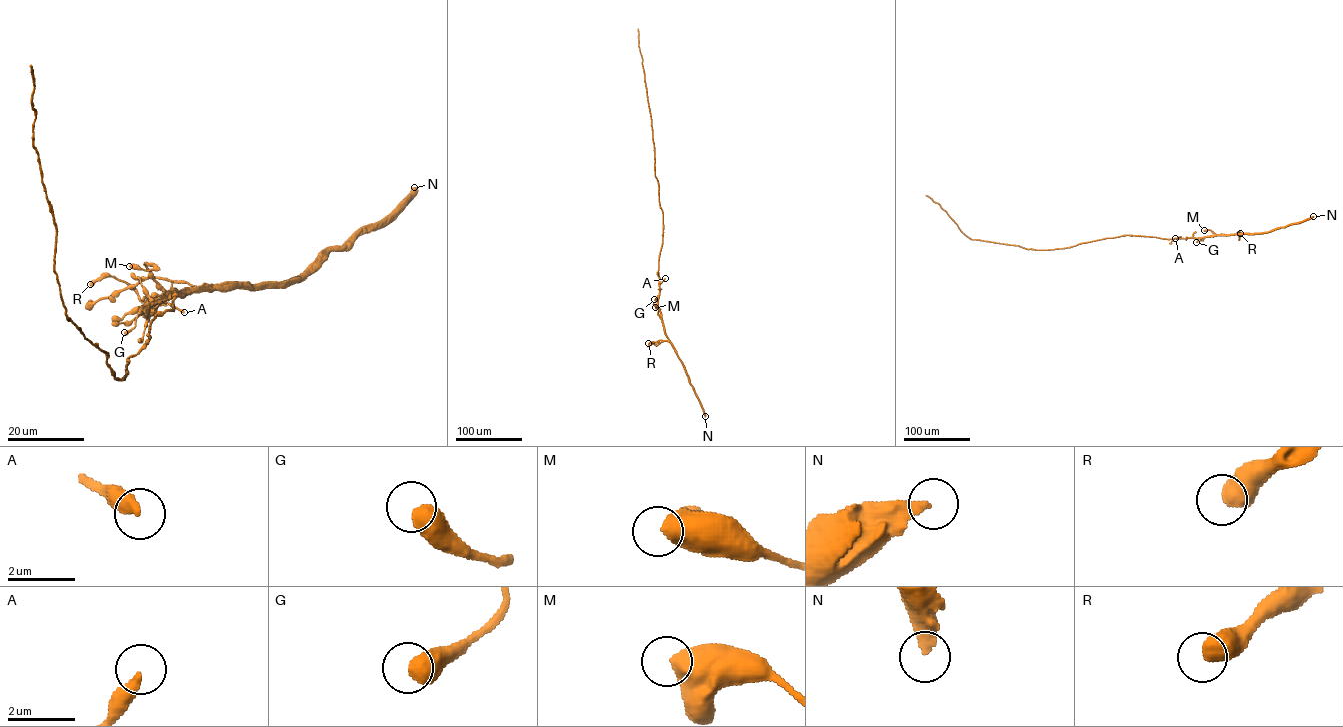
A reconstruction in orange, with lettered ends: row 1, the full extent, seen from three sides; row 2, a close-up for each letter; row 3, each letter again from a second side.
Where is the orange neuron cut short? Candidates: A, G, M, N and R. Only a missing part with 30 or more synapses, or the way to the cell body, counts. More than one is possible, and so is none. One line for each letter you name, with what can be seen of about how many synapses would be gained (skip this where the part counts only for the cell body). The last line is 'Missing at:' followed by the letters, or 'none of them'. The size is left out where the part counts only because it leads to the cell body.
Missing at: none of them

